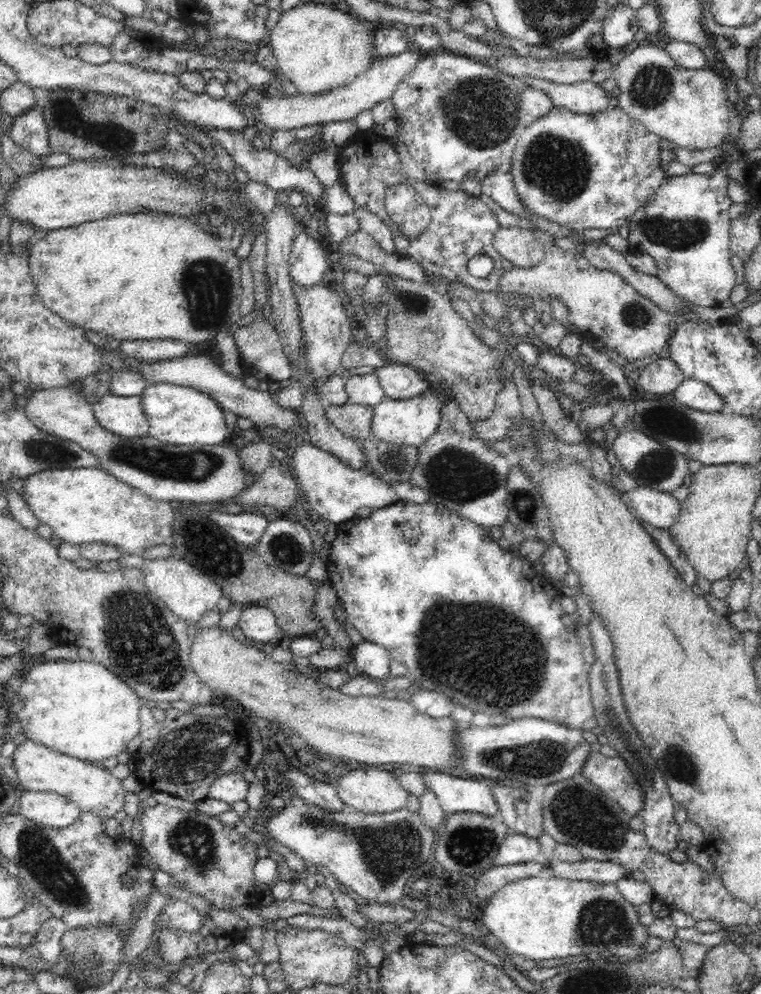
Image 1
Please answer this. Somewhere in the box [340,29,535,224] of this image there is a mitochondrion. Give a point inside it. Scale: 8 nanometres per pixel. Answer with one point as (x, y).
(481, 113)

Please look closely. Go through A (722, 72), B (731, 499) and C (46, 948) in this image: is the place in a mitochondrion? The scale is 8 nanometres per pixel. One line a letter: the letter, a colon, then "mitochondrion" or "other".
A: other
B: other
C: other

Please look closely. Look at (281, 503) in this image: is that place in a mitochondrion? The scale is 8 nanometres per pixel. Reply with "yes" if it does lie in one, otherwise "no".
no

